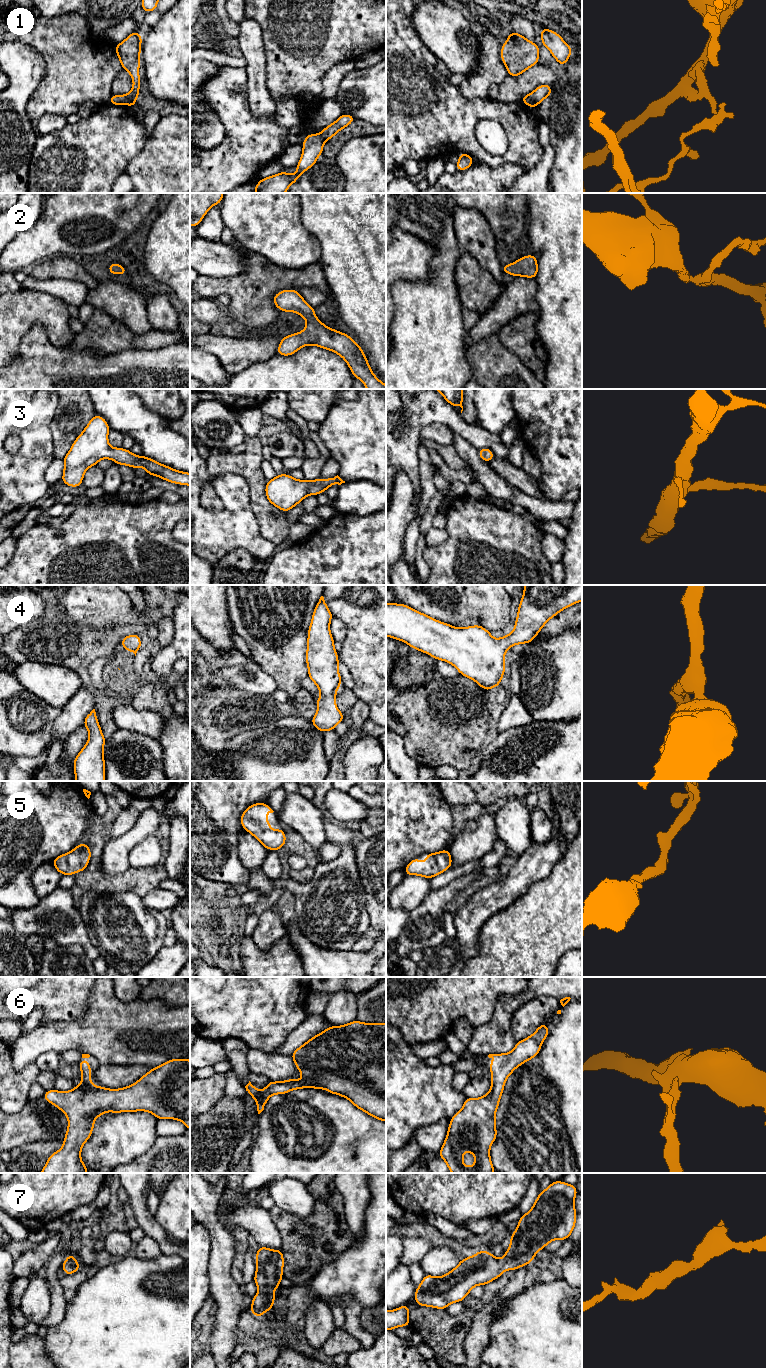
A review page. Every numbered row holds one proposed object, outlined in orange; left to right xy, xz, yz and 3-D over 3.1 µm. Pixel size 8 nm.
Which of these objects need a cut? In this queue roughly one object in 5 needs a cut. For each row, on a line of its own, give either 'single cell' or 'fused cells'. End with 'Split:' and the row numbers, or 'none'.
1: fused cells
2: single cell
3: single cell
4: single cell
5: single cell
6: single cell
7: single cell
Split: 1

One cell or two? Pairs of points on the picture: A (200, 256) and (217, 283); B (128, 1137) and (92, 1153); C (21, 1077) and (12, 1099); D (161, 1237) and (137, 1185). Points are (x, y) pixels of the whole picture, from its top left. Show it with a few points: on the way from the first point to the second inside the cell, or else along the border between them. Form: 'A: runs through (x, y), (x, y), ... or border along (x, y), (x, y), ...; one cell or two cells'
A: border along (237, 274), (231, 277), (200, 276); two cells
B: runs through (119, 1138), (101, 1152); one cell
C: runs through (18, 1082), (12, 1088), (12, 1094); one cell
D: runs through (148, 1224), (139, 1209), (138, 1198); one cell

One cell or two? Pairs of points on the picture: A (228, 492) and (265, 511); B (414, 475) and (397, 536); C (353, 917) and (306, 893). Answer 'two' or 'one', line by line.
A: two
B: two
C: one

